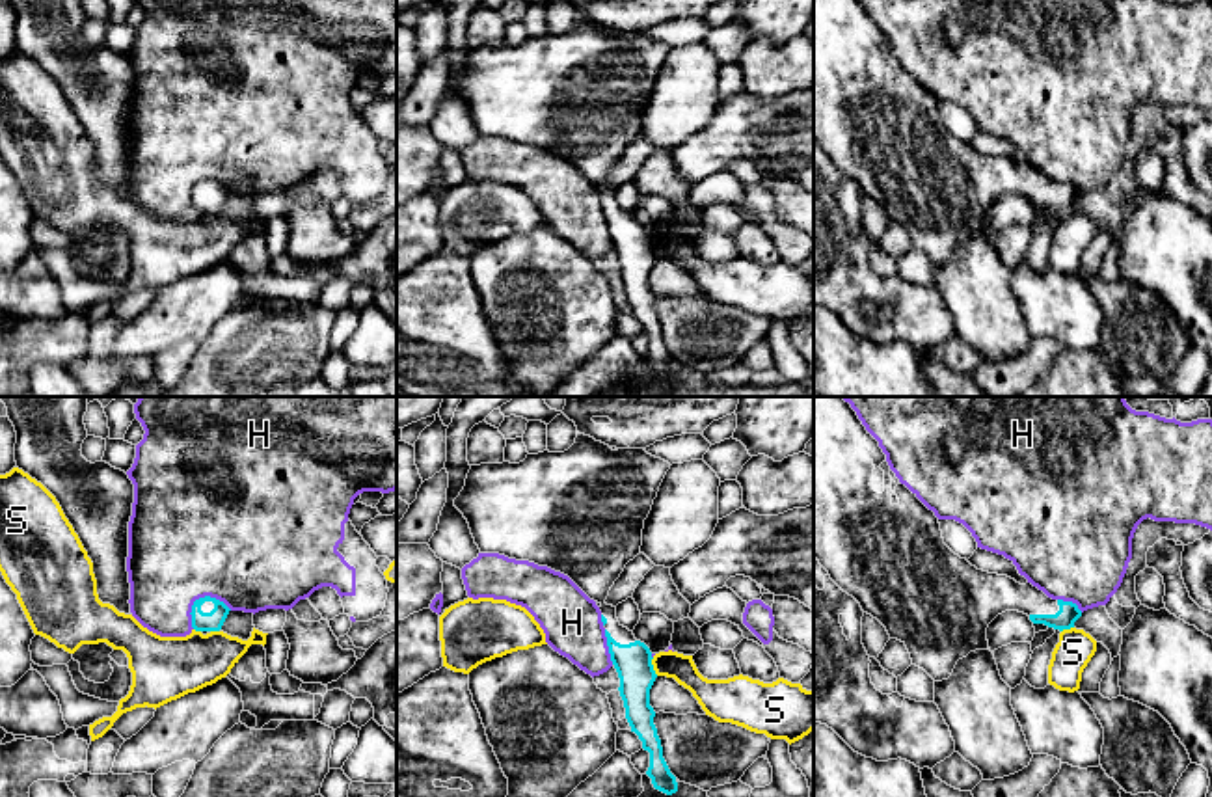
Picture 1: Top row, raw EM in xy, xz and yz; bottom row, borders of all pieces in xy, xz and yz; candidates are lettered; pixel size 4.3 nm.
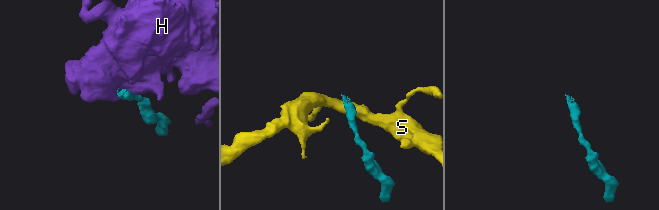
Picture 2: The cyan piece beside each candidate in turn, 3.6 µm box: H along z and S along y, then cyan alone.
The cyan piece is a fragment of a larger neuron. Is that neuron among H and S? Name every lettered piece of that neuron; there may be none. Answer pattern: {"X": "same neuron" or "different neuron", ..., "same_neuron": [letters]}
{"H": "different neuron", "S": "different neuron", "same_neuron": []}

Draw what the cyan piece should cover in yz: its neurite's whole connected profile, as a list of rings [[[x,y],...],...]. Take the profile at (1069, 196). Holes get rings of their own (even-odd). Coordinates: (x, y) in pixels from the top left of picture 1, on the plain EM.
[[[814,0],[814,140],[864,196],[886,210],[890,222],[907,229],[912,248],[923,251],[935,264],[948,263],[957,244],[970,235],[990,233],[987,210],[1005,194],[1024,196],[1033,207],[1059,214],[1074,210],[1082,199],[1072,184],[1052,182],[1031,166],[1020,168],[1007,158],[977,153],[955,138],[944,127],[935,95],[899,65],[879,24],[858,0]]]

